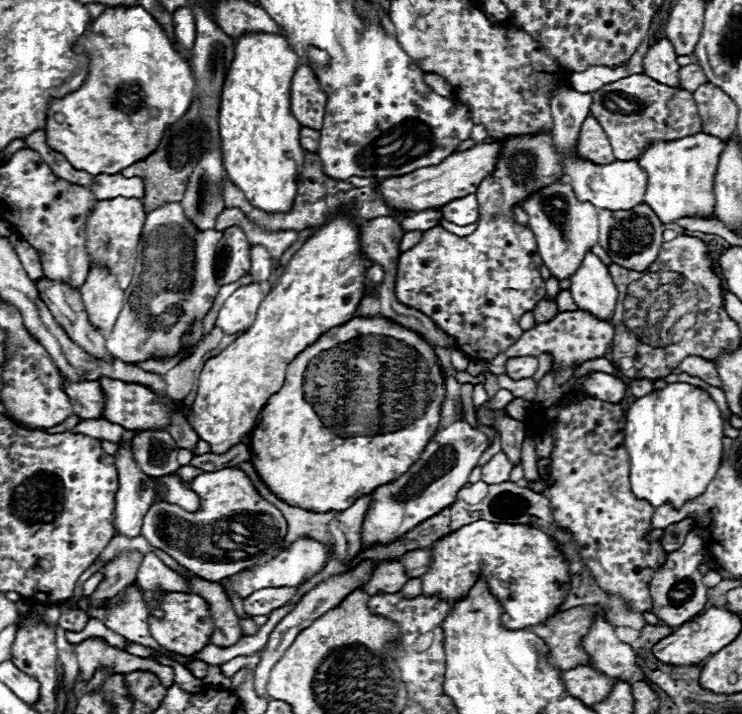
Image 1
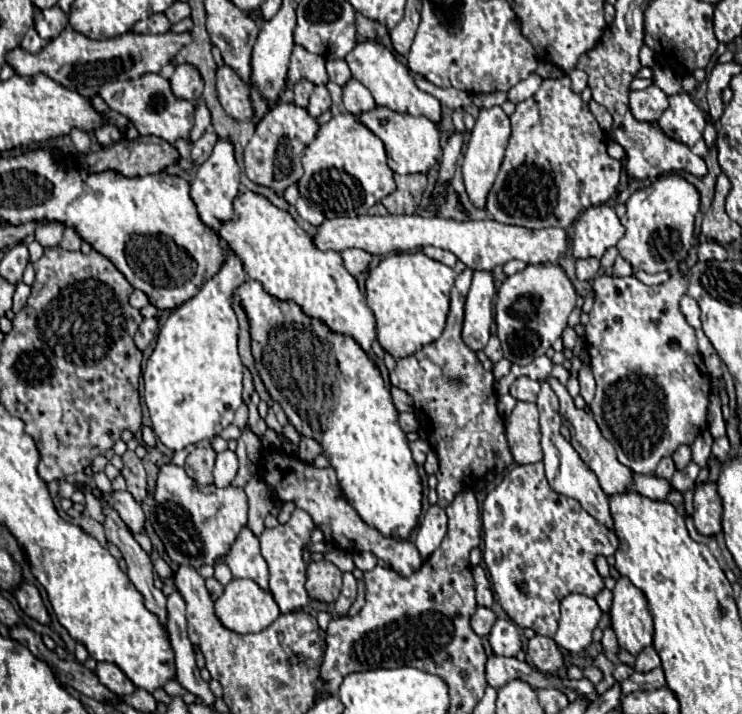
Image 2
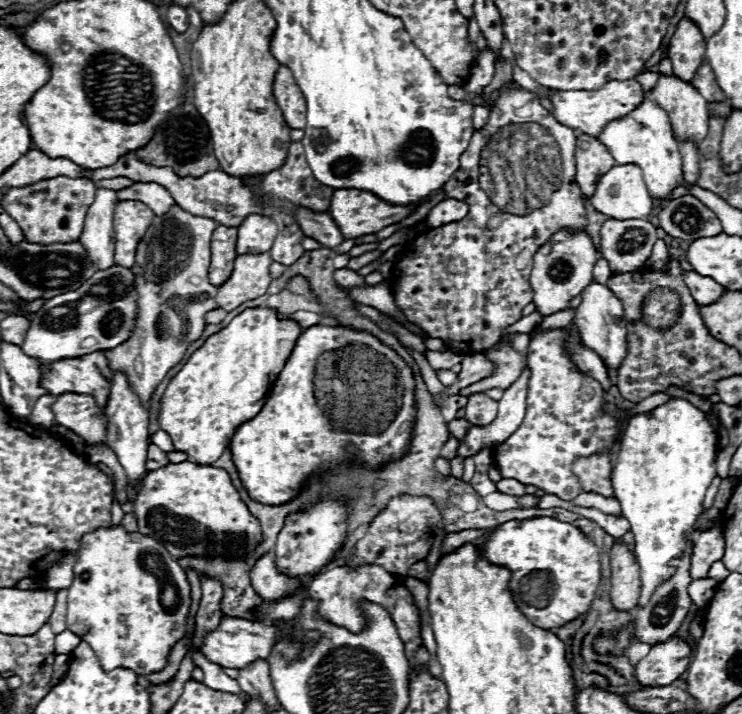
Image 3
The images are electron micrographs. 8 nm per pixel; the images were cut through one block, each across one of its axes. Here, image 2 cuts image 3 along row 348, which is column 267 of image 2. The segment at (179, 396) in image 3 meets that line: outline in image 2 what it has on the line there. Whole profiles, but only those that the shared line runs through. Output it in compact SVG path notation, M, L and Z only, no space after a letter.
M246 190L236 196L234 216L220 226L218 234L242 260L248 278L262 282L268 294L280 300L294 300L308 316L318 316L338 334L354 336L370 352L370 344L376 338L374 314L354 276L344 268L340 252L318 250L286 210L276 208L266 196Z

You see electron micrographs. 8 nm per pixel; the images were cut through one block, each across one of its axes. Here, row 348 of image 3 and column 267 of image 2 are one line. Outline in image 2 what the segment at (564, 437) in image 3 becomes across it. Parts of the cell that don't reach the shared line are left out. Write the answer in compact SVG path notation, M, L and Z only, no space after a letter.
M296 508L290 516L290 520L286 524L280 524L278 528L272 530L264 530L260 534L260 548L262 548L262 556L270 568L270 592L274 594L276 604L280 606L280 612L292 612L296 608L302 608L310 602L308 592L304 588L306 582L306 562L302 558L302 546L308 544L308 538L314 530L314 522L310 518L308 512Z

